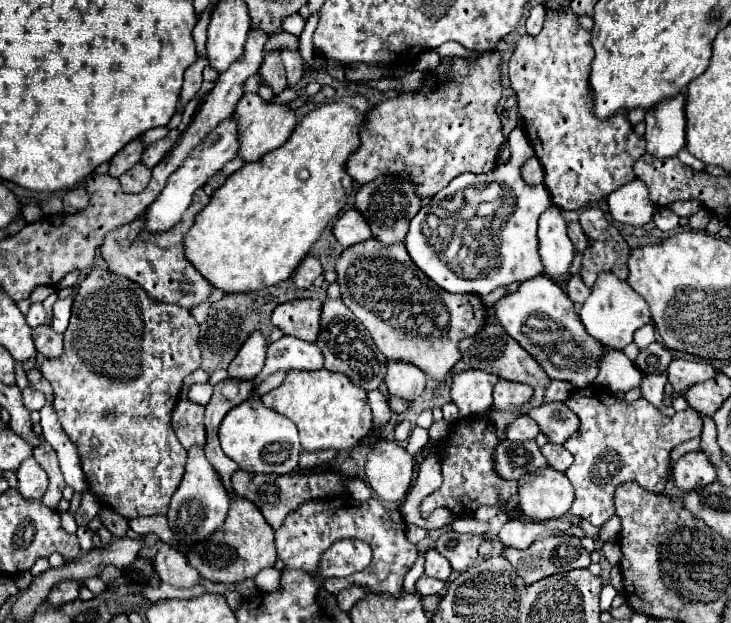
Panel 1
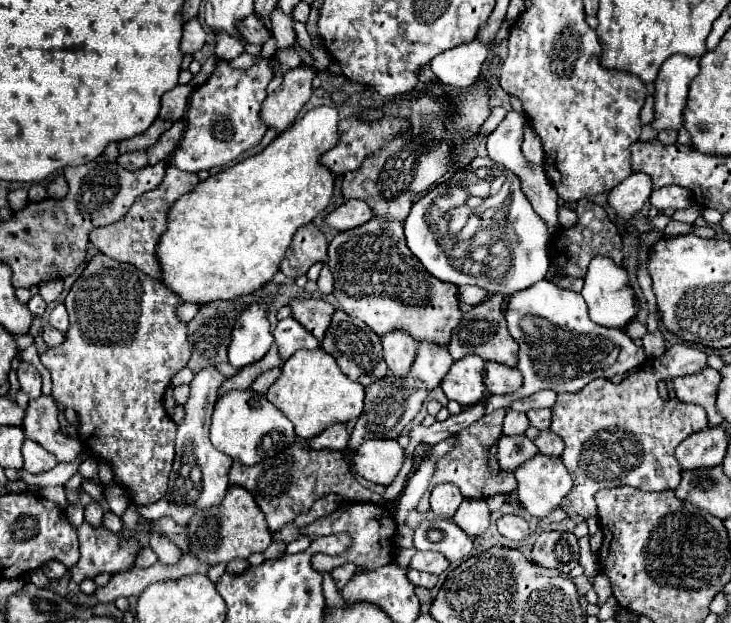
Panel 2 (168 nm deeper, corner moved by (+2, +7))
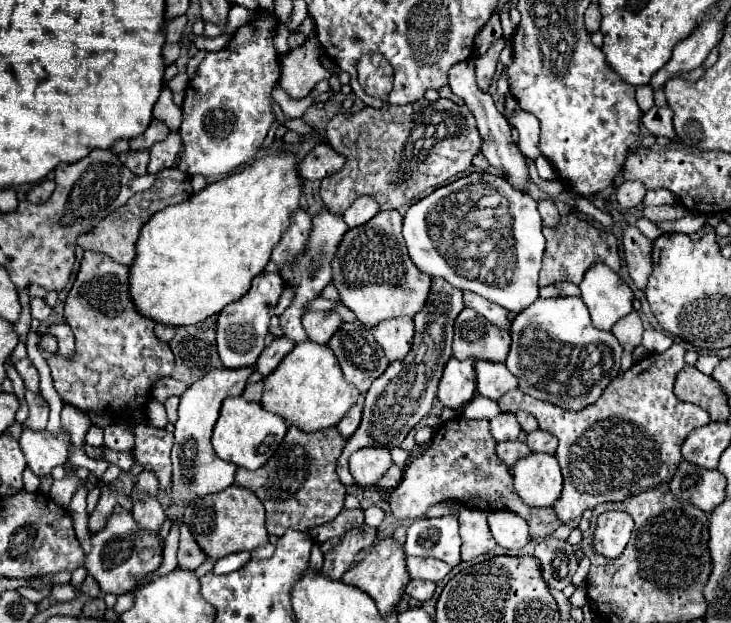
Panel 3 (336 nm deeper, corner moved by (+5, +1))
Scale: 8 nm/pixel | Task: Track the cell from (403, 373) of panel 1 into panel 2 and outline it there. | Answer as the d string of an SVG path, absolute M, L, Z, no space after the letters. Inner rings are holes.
M392 330L382 336L384 360L392 374L404 376L414 362L418 342L406 330Z

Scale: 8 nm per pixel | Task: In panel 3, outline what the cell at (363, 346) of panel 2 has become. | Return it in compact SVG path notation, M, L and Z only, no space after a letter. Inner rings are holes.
M343 322L327 346L337 356L345 380L357 386L361 394L365 394L373 380L379 378L389 366L389 360L375 342L371 330L359 324Z

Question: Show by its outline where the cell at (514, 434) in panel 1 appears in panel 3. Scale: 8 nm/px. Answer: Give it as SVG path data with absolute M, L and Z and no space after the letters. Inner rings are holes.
M501 414L491 420L491 434L497 442L517 440L519 432L521 432L521 426L519 426L515 414Z

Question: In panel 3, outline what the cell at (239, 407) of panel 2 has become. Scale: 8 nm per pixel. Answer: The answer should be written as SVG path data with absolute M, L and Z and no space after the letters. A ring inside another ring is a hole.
M237 396L237 398L223 400L219 420L213 428L211 444L213 444L213 450L217 452L219 458L233 462L235 466L241 466L245 470L257 470L279 448L279 444L285 438L285 432L287 432L287 424L281 416L267 412L257 402L247 402L245 398Z

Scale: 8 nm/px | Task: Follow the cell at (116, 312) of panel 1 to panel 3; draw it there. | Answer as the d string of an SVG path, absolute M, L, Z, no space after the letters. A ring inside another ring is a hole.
M85 252L75 284L65 300L65 322L71 326L75 334L75 354L71 358L63 358L61 354L53 354L47 358L55 390L59 392L65 404L71 404L81 412L103 412L103 414L109 414L113 422L125 422L135 436L135 446L133 446L135 462L141 464L145 470L155 472L159 480L159 494L165 494L167 488L171 486L169 454L173 446L173 434L151 426L149 420L145 418L145 406L149 402L155 382L173 372L175 356L169 344L157 338L155 320L149 320L137 312L133 298L129 294L129 268L123 264L111 262L111 258L103 254Z

